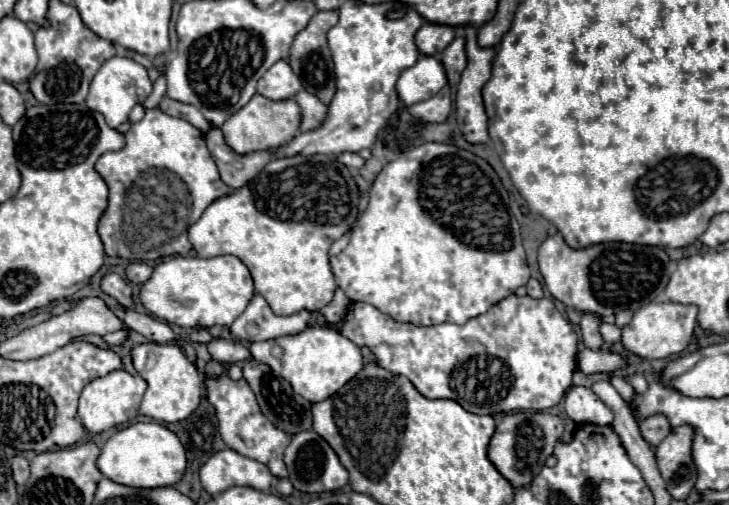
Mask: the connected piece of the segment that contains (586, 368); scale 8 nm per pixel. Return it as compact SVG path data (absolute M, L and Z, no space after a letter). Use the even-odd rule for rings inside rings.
M584 348L578 354L578 368L586 374L594 374L594 372L604 372L604 374L612 374L614 370L622 368L626 364L626 360L620 354L614 352L602 352L602 350L590 350Z

